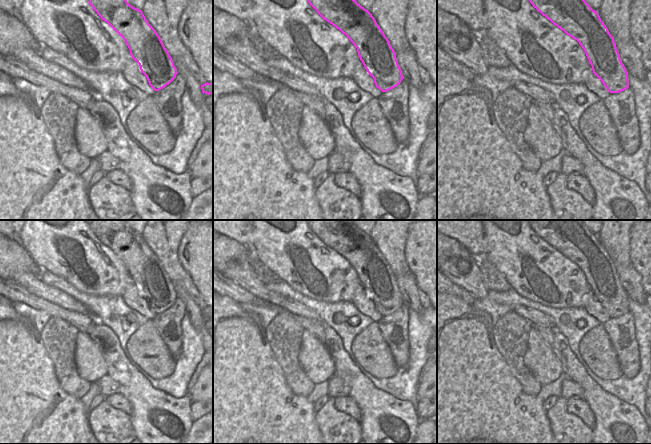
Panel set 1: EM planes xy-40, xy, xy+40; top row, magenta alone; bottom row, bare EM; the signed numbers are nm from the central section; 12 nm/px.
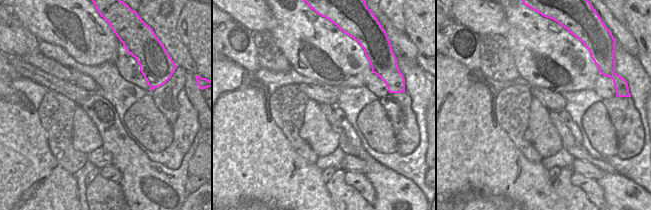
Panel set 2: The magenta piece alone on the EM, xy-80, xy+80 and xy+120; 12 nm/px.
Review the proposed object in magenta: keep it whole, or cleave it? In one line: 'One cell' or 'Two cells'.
One cell

